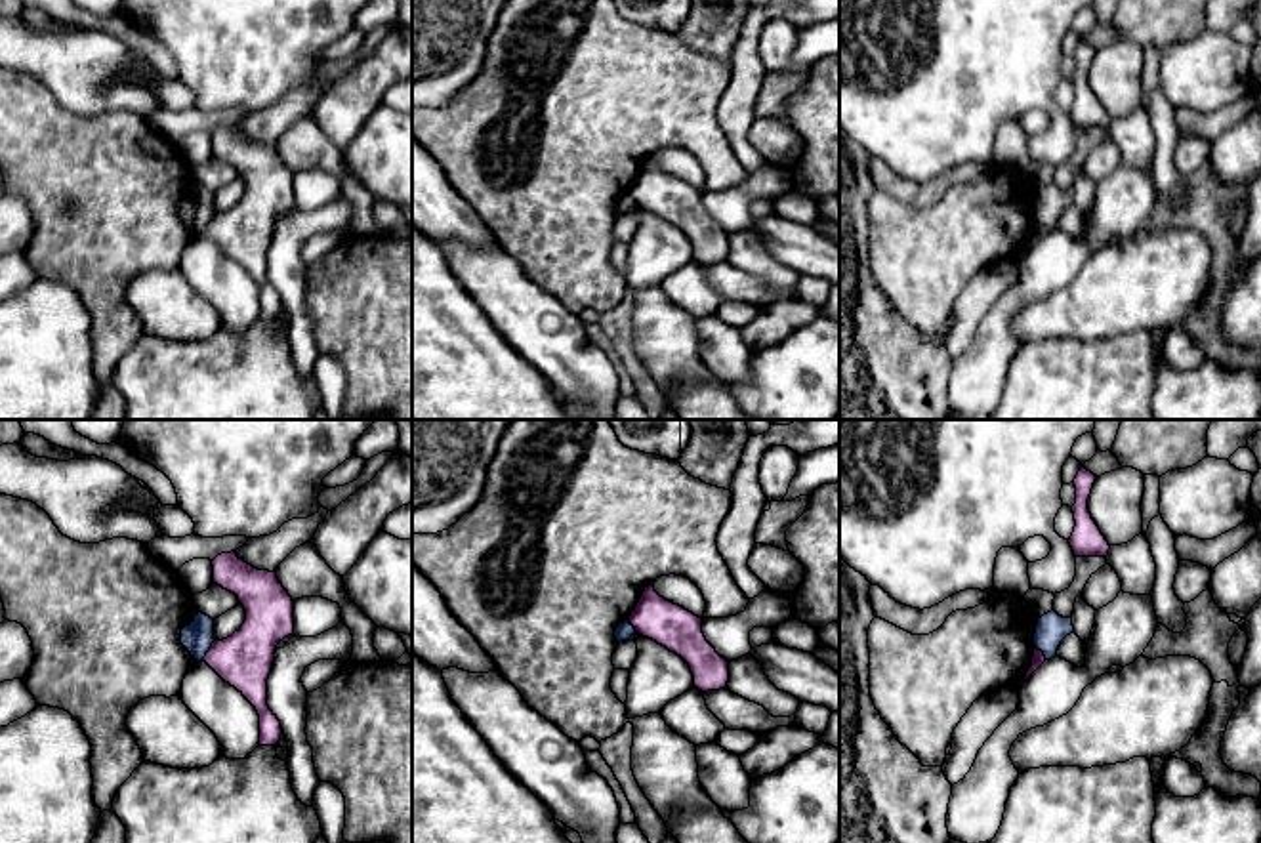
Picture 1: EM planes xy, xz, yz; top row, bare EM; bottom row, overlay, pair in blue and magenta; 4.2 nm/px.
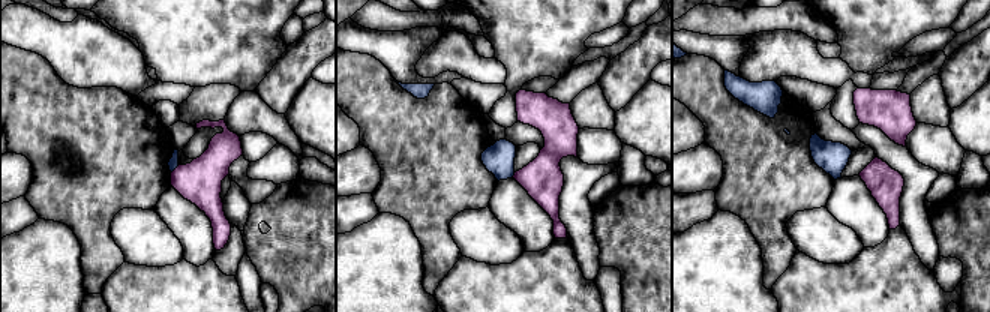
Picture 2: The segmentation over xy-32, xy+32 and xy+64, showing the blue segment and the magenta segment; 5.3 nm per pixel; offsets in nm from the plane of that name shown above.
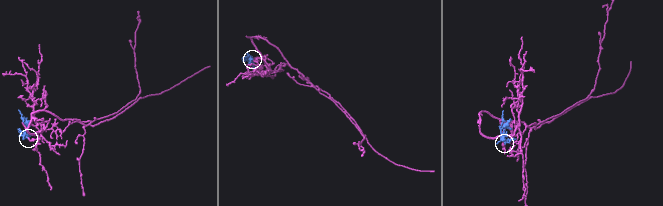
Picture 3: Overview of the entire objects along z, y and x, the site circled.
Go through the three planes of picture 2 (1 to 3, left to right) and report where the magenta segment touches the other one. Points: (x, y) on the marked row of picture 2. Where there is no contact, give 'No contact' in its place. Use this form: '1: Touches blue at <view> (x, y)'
1: Touches blue at xy-32 (174, 168)
2: Touches blue at xy+32 (513, 174)
3: No contact

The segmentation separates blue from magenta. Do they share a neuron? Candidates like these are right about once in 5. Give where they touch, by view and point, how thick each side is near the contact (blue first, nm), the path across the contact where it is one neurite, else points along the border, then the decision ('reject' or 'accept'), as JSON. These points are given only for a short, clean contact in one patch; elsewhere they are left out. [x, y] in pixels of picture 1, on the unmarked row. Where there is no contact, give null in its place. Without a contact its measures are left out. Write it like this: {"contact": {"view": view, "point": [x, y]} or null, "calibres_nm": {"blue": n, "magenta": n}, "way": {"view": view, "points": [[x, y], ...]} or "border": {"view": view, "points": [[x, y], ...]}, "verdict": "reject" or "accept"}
{"contact": {"view": "xy", "point": [208, 222]}, "calibres_nm": {"blue": 140, "magenta": 240}, "border": {"view": "xy", "points": [[214, 212], [201, 233]]}, "verdict": "reject"}

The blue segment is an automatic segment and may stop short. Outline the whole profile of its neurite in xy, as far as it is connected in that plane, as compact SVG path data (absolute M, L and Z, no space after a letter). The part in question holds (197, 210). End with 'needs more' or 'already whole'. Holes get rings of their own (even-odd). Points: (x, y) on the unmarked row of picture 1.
M202 185L181 202L181 217L191 225L196 235L202 235L214 212L214 193Z; already whole

